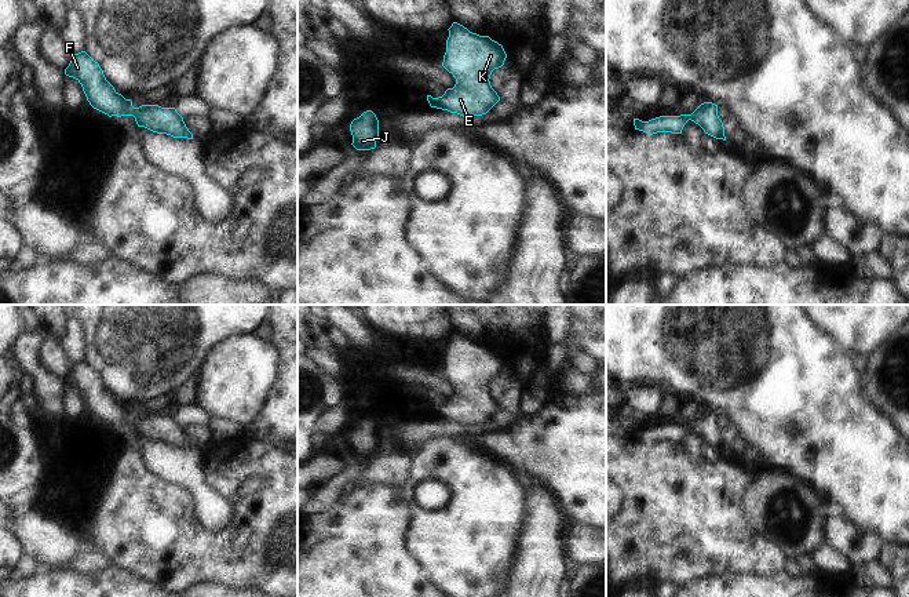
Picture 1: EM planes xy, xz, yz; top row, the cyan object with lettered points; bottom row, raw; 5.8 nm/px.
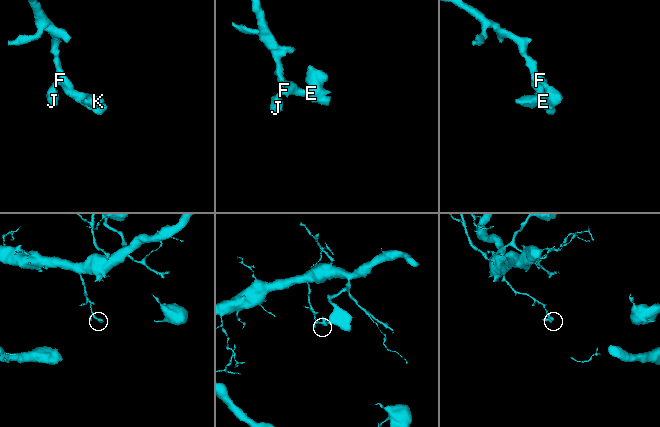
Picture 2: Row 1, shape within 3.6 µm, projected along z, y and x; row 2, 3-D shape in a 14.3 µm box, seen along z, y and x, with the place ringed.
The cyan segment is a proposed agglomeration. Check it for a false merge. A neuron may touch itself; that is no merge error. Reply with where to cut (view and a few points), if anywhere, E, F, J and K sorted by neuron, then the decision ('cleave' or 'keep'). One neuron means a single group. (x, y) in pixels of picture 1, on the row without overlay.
no cut | E F J K | keep

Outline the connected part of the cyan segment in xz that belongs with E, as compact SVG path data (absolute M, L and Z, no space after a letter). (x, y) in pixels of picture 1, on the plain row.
M453 331L448 338L442 375L453 383L456 393L442 405L427 404L431 416L466 425L486 423L500 405L490 394L490 383L504 374L507 363L489 345L479 345Z

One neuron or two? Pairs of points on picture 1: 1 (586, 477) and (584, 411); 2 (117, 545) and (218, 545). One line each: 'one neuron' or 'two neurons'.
1: one neuron
2: one neuron

